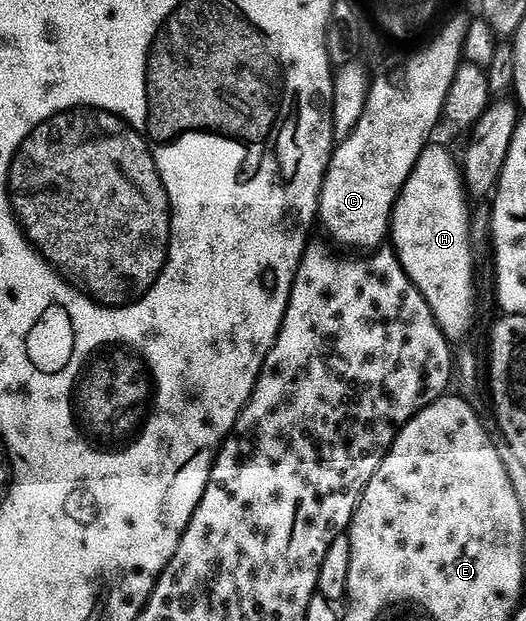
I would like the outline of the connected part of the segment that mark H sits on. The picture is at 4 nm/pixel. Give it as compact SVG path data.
M430 144L419 156L407 184L401 189L391 223L391 246L401 262L401 268L415 288L423 292L443 336L450 344L463 341L472 332L477 314L477 282L473 279L473 246L469 243L471 209L468 201L470 199L458 159L457 162L453 159L451 151Z

